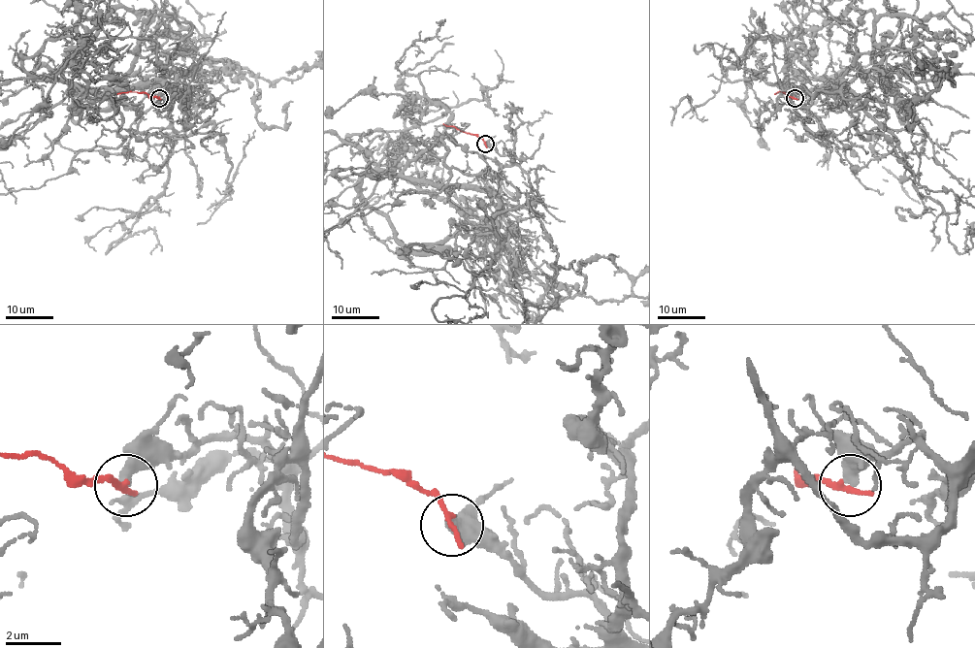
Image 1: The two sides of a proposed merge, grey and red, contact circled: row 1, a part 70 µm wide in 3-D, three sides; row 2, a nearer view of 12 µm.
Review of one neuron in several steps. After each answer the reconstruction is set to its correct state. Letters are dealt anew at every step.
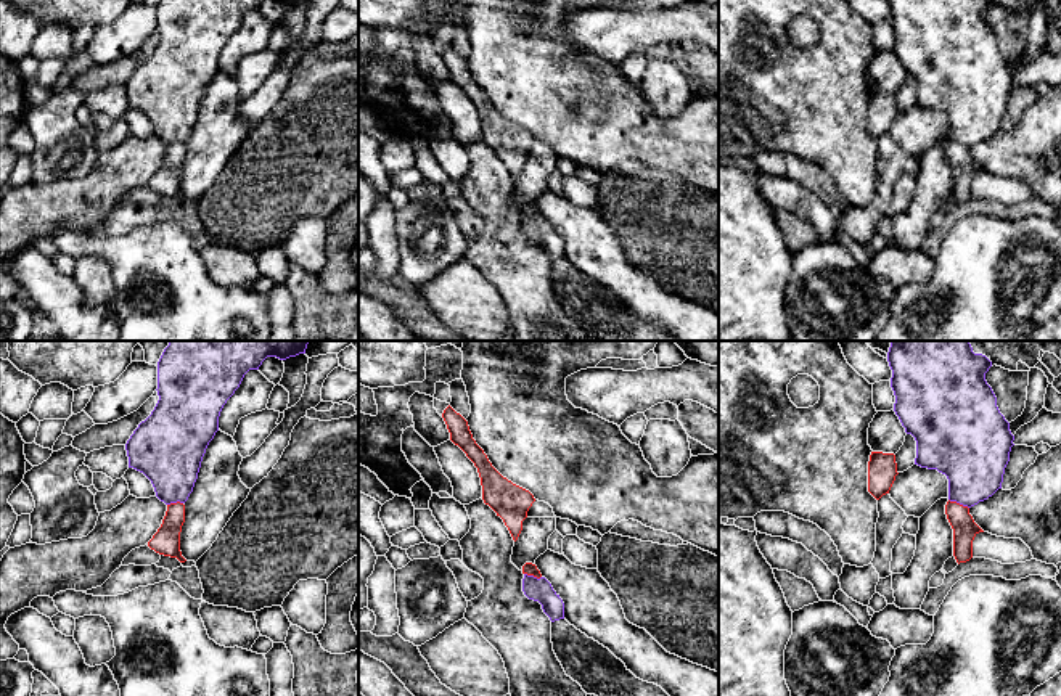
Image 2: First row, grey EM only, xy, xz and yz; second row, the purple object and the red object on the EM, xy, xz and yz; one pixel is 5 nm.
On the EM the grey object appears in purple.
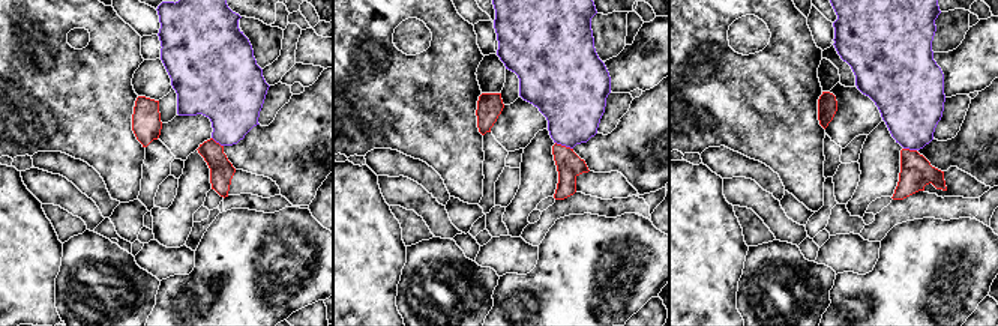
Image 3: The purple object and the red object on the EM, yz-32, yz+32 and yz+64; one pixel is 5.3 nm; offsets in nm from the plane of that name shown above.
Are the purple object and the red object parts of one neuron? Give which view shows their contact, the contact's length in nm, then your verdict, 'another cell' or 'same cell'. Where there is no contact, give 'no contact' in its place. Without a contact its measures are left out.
meets purple in yz; contact 120 nm long; another cell

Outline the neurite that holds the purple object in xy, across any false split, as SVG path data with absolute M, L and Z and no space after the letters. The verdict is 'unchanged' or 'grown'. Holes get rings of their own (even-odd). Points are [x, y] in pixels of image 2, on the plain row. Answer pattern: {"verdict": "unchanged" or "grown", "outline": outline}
{"verdict": "unchanged", "outline": "M159 0L158 35L151 55L138 64L125 84L129 108L143 113L156 137L166 145L185 143L193 132L203 96L219 71L219 56L249 10L264 0Z"}

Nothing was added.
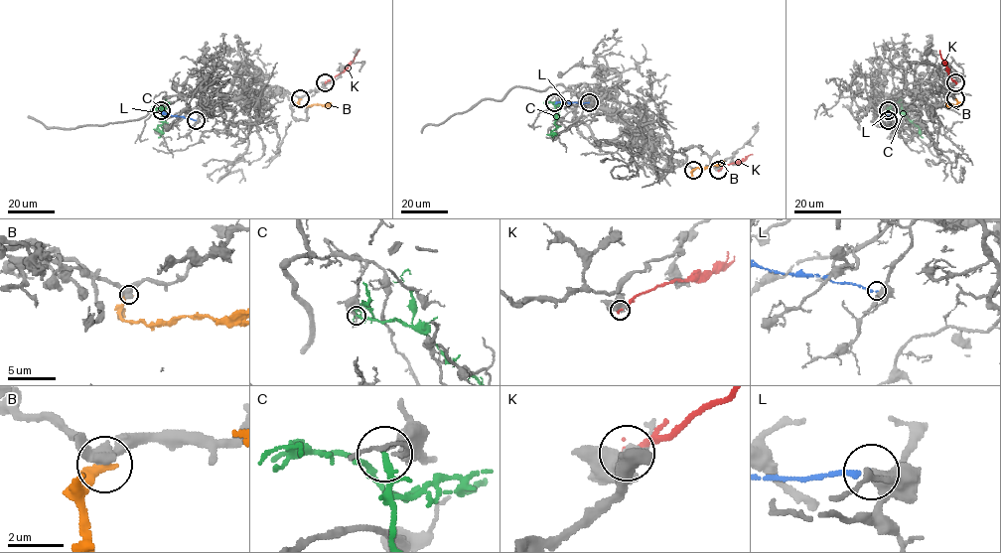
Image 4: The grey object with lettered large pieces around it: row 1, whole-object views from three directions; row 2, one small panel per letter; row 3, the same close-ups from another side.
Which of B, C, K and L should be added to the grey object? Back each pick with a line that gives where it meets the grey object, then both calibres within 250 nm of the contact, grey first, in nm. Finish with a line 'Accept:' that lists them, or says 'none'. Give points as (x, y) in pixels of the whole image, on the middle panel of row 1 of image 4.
Accept: none

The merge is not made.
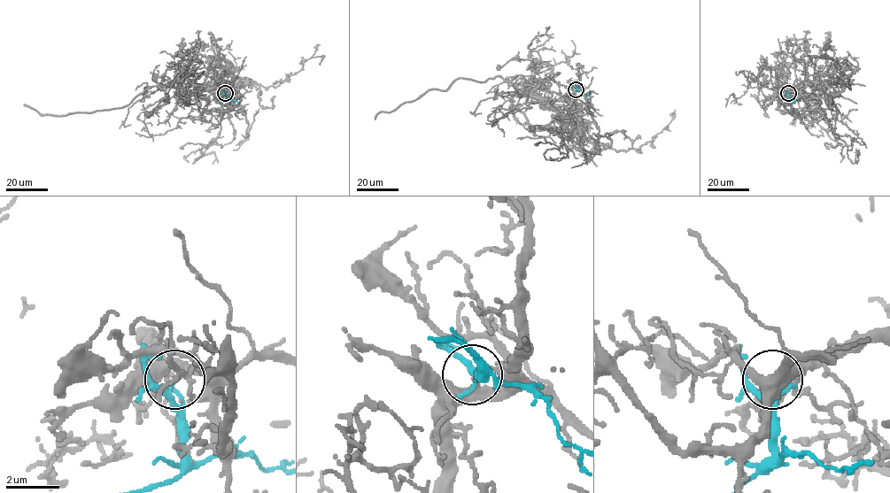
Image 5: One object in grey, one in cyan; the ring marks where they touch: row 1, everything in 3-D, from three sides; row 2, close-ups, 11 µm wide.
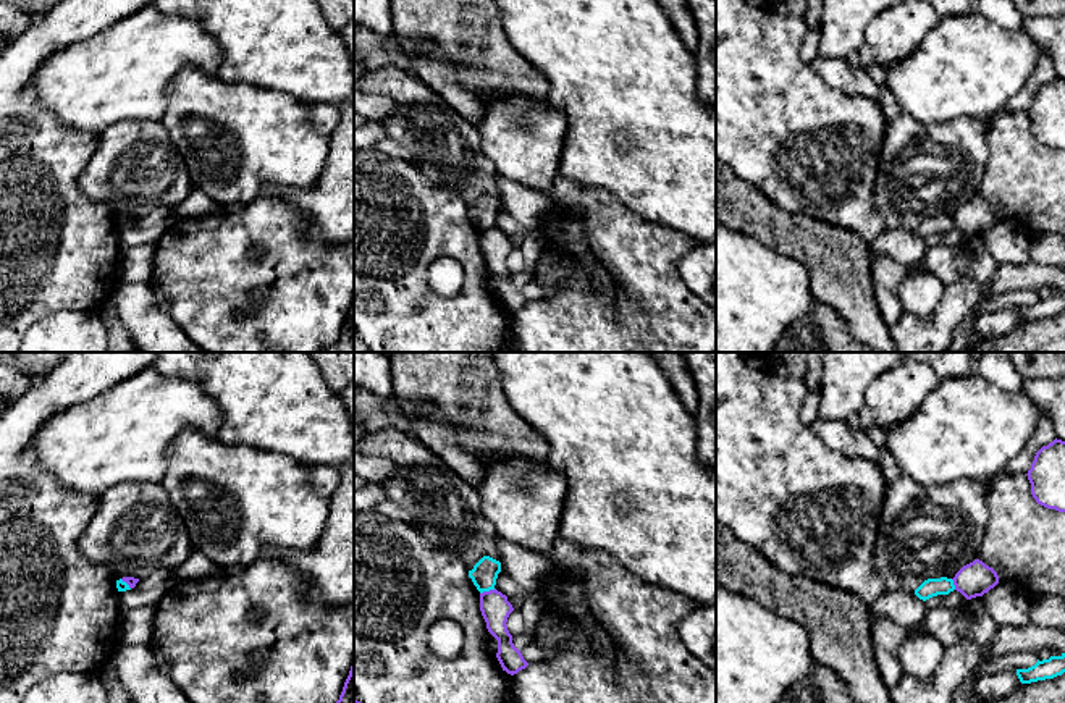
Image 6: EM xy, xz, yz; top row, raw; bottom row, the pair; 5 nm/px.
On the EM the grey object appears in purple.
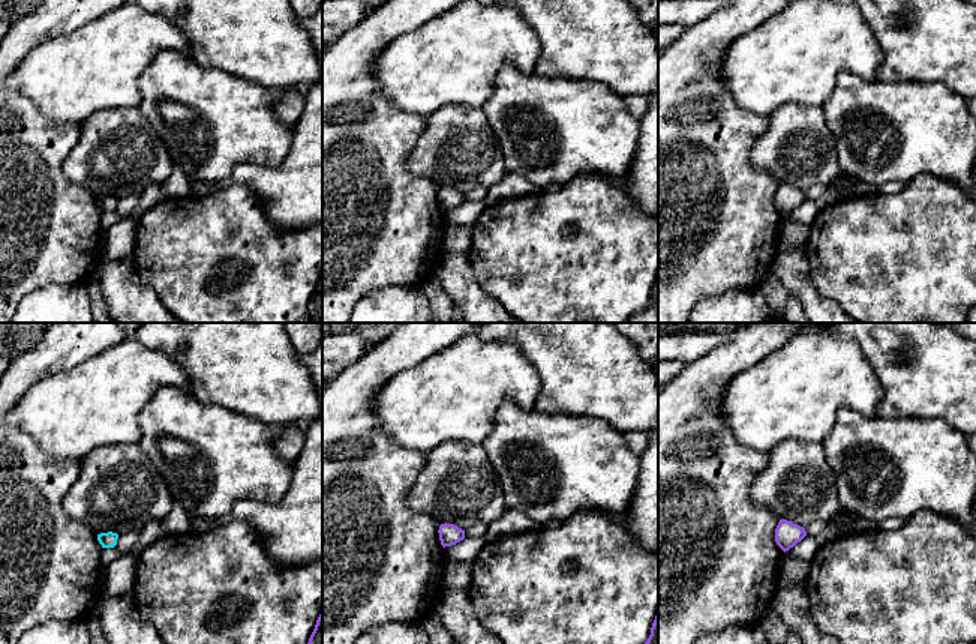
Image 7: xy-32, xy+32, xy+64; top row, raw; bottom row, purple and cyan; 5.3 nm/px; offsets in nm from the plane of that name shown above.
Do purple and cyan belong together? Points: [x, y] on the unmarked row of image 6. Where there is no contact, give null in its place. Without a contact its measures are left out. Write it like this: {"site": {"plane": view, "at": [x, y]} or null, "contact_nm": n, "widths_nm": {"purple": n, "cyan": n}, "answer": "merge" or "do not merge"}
{"site": {"plane": "xz", "at": [487, 230]}, "contact_nm": 80, "widths_nm": {"purple": 150, "cyan": 130}, "answer": "do not merge"}

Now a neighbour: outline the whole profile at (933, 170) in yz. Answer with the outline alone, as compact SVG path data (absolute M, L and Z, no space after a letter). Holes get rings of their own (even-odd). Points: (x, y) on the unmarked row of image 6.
M900 115L887 121L873 196L886 231L915 229L928 217L953 217L976 197L991 120L963 116L926 126Z

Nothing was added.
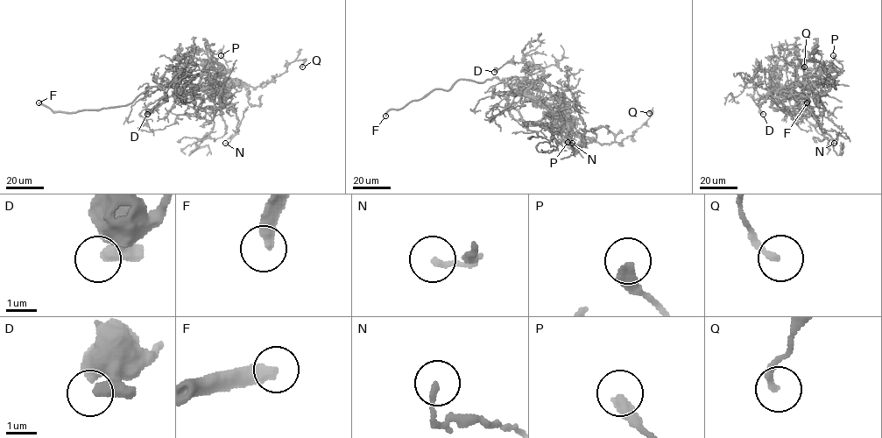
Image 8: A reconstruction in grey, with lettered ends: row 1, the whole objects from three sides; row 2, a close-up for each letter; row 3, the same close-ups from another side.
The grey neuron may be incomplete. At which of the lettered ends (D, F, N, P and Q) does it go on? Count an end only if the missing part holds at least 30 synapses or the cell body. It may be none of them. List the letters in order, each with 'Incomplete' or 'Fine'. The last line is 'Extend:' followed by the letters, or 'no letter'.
D: Fine
F: Incomplete
N: Fine
P: Fine
Q: Fine
Extend: F

